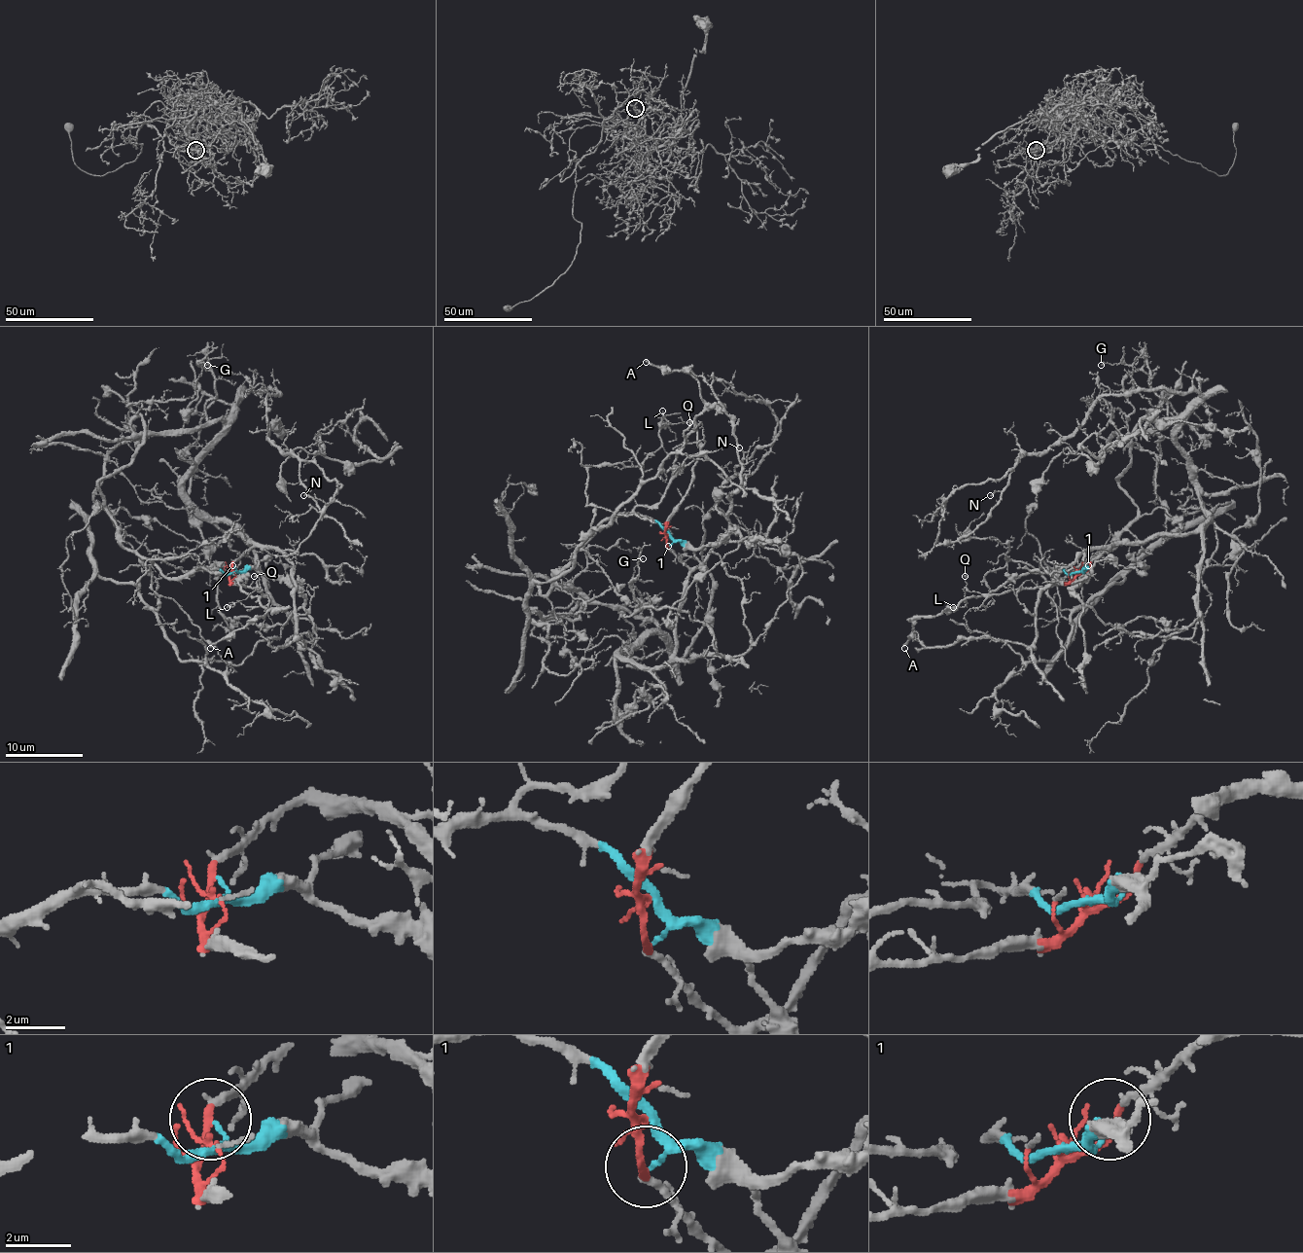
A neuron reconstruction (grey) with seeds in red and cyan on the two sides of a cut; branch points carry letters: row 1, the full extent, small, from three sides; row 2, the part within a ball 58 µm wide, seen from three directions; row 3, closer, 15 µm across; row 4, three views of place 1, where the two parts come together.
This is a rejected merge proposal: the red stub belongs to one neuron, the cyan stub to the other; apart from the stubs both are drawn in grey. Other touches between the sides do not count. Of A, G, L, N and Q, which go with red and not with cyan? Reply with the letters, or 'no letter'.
G, L, N, Q

